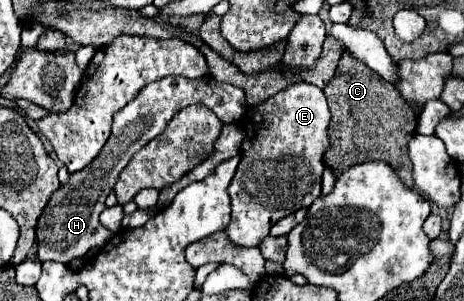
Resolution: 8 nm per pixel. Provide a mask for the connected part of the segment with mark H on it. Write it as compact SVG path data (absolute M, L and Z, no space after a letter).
M211 75L191 81L185 77L165 77L155 83L149 83L131 103L127 103L115 117L113 117L113 129L111 137L107 139L101 153L95 157L91 165L87 165L77 175L71 175L69 183L59 187L57 193L53 193L51 201L47 203L41 219L37 221L37 257L39 261L59 261L69 263L71 259L81 259L89 249L103 249L107 241L113 239L113 231L105 229L99 223L99 215L105 209L105 199L111 193L113 185L119 179L119 173L127 167L131 157L145 147L151 139L155 139L159 133L165 131L173 115L193 103L207 105L217 117L221 117L223 123L241 121L247 105L245 105L245 93L239 87L233 87L229 83L219 83Z

